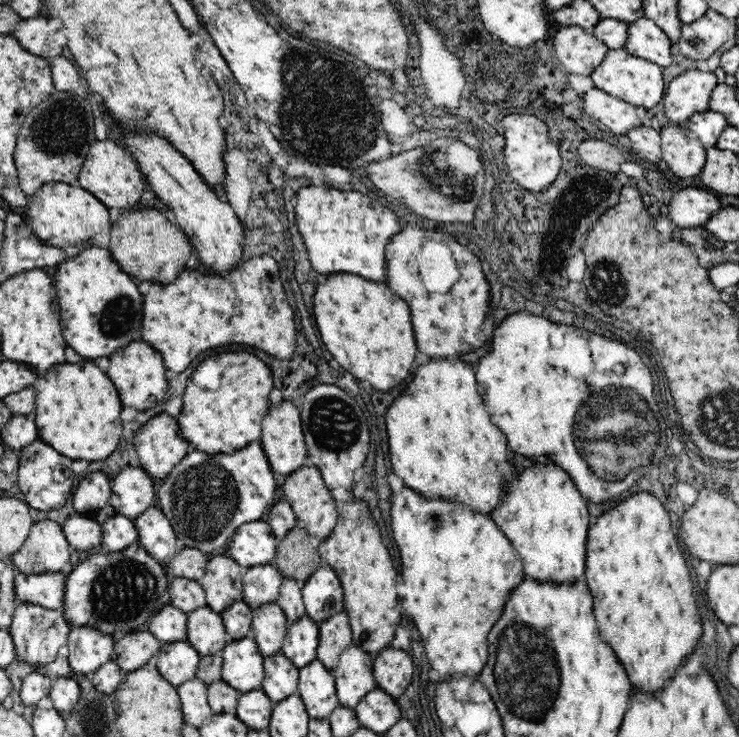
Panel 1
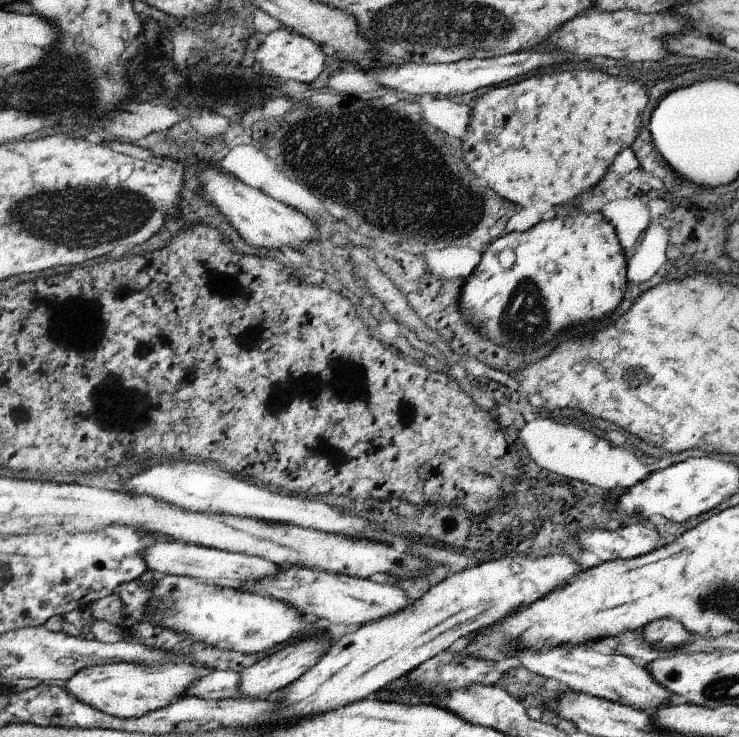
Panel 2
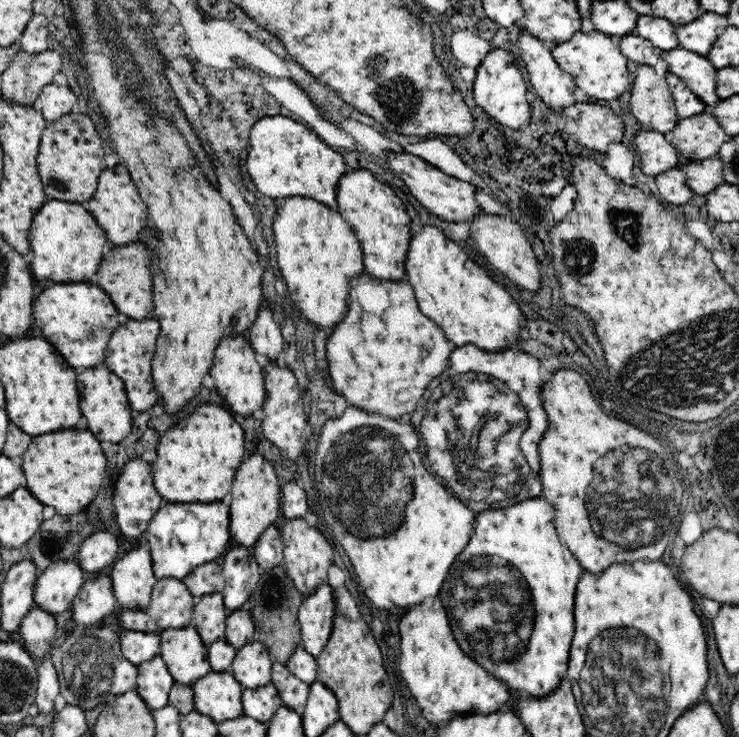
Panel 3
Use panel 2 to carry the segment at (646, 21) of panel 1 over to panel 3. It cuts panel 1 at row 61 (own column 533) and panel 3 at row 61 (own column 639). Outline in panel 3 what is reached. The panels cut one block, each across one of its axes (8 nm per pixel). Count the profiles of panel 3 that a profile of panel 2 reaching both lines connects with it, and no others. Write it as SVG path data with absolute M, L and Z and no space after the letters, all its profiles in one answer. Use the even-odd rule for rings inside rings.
M681 47L668 52L660 51L659 54L666 60L668 71L678 75L708 110L717 106L721 101L716 90L717 70L707 56Z

